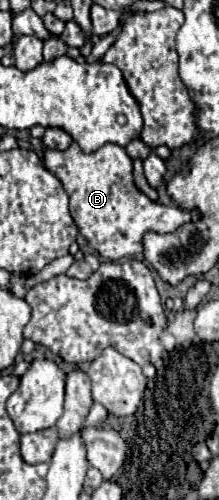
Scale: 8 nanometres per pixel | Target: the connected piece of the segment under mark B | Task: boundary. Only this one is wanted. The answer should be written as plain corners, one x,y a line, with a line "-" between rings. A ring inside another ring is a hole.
72,142
64,152
46,150
42,162
64,184
76,226
88,244
106,260
130,258
142,252
140,240
148,230
172,234
190,222
202,220
202,212
198,208
184,210
178,204
162,206
144,196
132,178
132,158
126,154
126,148
118,144
104,144
102,148
86,154
78,142

